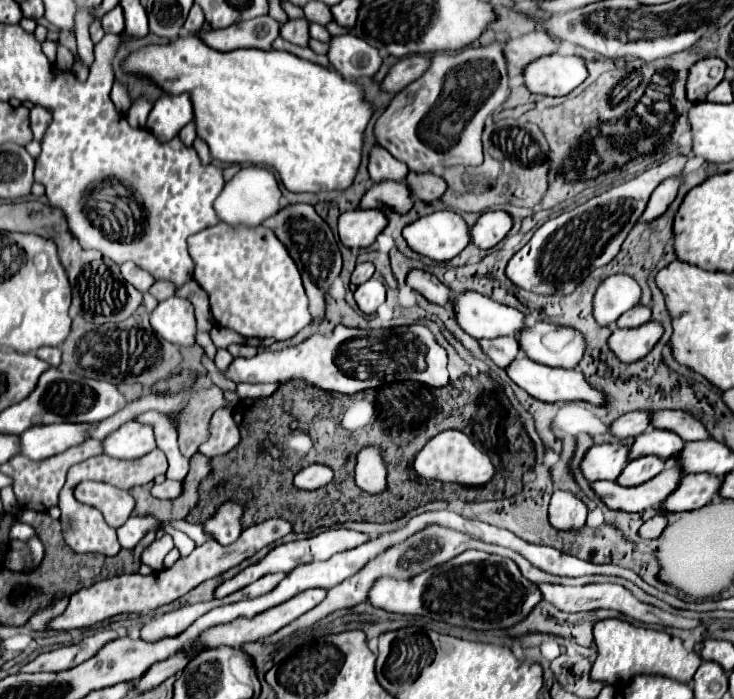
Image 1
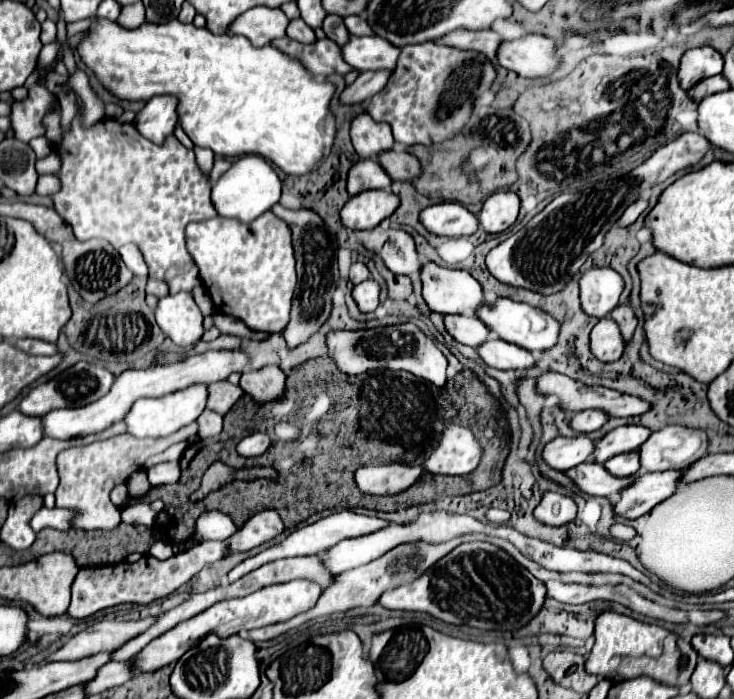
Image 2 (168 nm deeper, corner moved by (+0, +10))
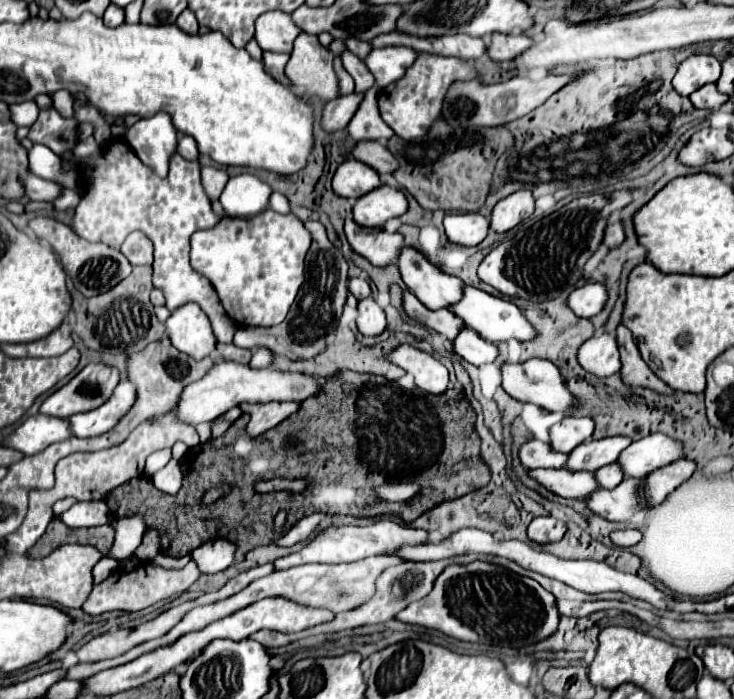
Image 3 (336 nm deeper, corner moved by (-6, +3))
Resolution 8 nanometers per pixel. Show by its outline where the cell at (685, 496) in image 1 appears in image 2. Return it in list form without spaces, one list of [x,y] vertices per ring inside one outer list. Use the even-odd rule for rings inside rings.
[[[682,470],[636,474],[636,482],[632,482],[632,486],[626,486],[626,490],[620,490],[618,500],[612,502],[614,512],[628,520],[650,512],[656,504],[674,494],[680,476]]]

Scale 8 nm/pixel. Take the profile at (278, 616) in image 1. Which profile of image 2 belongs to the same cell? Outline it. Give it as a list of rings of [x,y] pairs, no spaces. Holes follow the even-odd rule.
[[[292,580],[286,584],[266,586],[254,594],[244,596],[244,598],[218,602],[212,608],[200,612],[198,616],[194,616],[194,618],[174,626],[166,634],[154,638],[142,650],[142,654],[138,654],[130,660],[132,668],[136,672],[152,672],[152,670],[168,666],[172,662],[178,662],[180,656],[184,656],[192,646],[198,646],[208,634],[216,634],[218,638],[228,638],[232,634],[238,634],[240,630],[252,630],[252,628],[260,628],[260,626],[268,626],[268,624],[276,624],[276,622],[286,622],[288,618],[294,618],[296,614],[310,610],[318,602],[320,594],[322,594],[322,588],[318,584],[308,582],[308,580]]]

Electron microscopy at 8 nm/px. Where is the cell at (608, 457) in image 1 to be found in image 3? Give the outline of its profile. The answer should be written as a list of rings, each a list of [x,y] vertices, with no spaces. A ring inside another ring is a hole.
[[[532,439],[520,449],[520,461],[528,469],[564,469],[568,453],[558,453],[548,443]]]

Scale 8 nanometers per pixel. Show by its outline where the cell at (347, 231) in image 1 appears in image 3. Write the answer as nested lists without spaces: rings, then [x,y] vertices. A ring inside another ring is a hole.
[[[382,185],[374,193],[362,195],[354,205],[354,221],[362,227],[382,227],[388,219],[400,217],[408,207],[402,191]]]

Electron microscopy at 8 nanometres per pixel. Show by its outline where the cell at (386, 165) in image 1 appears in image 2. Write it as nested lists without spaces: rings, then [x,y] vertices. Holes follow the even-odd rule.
[[[362,112],[352,120],[350,126],[352,146],[360,158],[376,158],[376,154],[390,150],[394,146],[392,130],[386,122],[372,120],[370,114]]]

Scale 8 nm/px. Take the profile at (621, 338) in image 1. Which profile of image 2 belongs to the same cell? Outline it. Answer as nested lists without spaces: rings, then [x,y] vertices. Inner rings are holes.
[[[600,320],[590,332],[590,350],[600,362],[614,362],[622,356],[626,344],[620,336],[620,328],[612,320]]]

